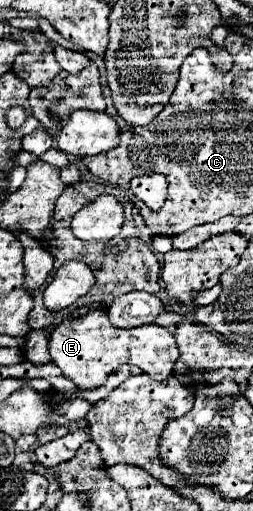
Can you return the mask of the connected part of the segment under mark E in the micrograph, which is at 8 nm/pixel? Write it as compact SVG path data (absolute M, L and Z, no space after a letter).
M89 311L87 315L71 323L62 323L54 329L49 337L51 361L63 371L65 379L75 383L79 391L91 391L101 387L107 381L109 373L117 371L125 363L139 367L155 381L165 381L173 373L173 365L179 357L177 343L165 327L157 323L131 329L113 327L105 311Z

